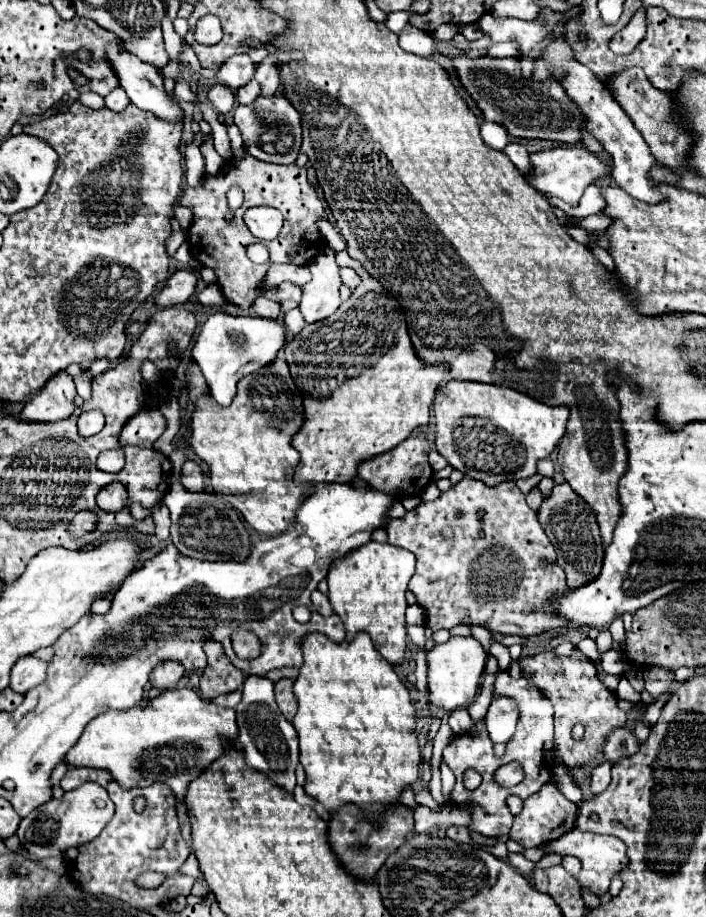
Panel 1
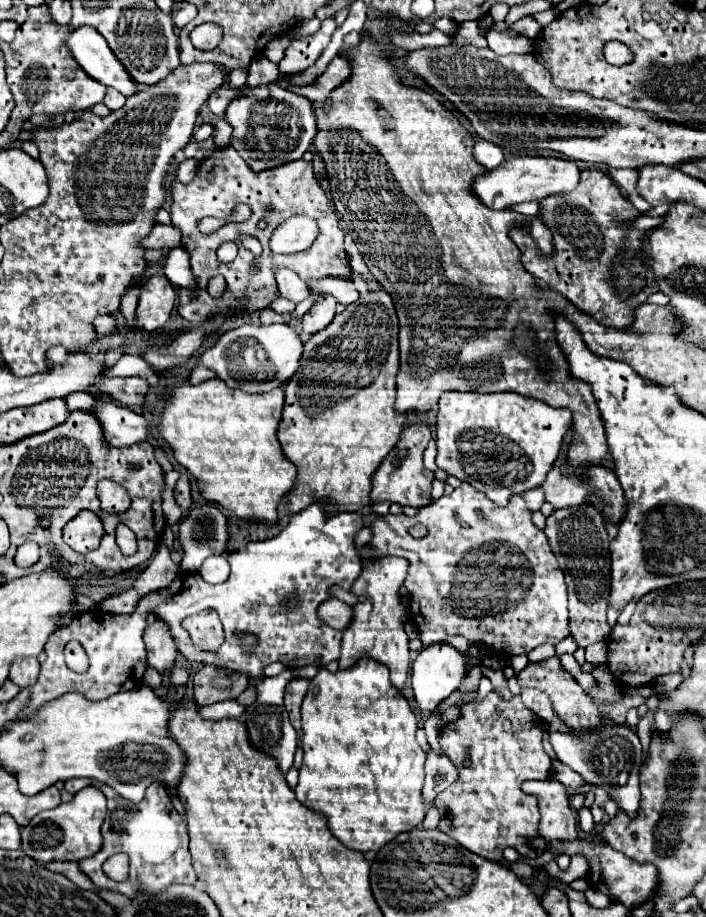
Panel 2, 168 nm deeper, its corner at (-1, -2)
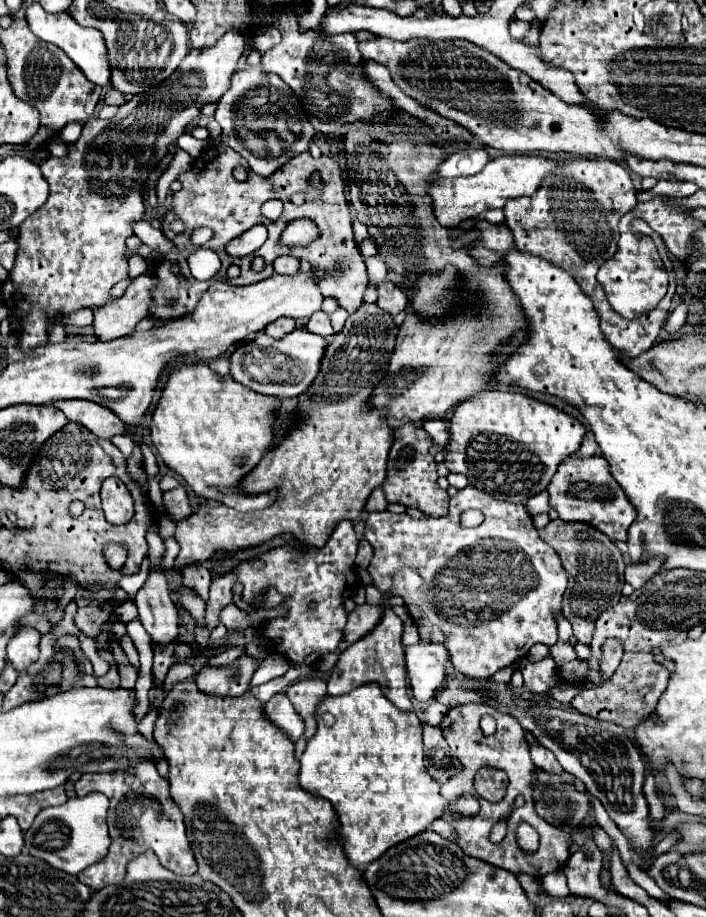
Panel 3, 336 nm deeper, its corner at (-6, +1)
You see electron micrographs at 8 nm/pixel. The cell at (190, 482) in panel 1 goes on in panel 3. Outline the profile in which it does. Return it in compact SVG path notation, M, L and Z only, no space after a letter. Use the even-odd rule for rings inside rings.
M183 486L171 490L171 492L165 492L163 494L163 506L165 506L165 512L167 516L173 520L173 522L179 522L179 520L185 520L193 514L191 506L189 506L189 500L187 500L187 492Z

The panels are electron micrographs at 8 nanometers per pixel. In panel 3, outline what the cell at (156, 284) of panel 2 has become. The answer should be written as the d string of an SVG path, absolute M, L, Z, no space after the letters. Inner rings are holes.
M149 272L137 276L121 298L111 300L95 310L95 318L87 334L93 334L101 342L131 334L137 322L149 316L149 290L153 284L155 278Z

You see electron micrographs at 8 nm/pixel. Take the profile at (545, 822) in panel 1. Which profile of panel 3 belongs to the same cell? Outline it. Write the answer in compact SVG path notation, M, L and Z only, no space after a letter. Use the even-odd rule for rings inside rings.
M531 744L531 758L539 768L545 768L547 772L563 772L559 762L555 760L555 756L541 744Z

